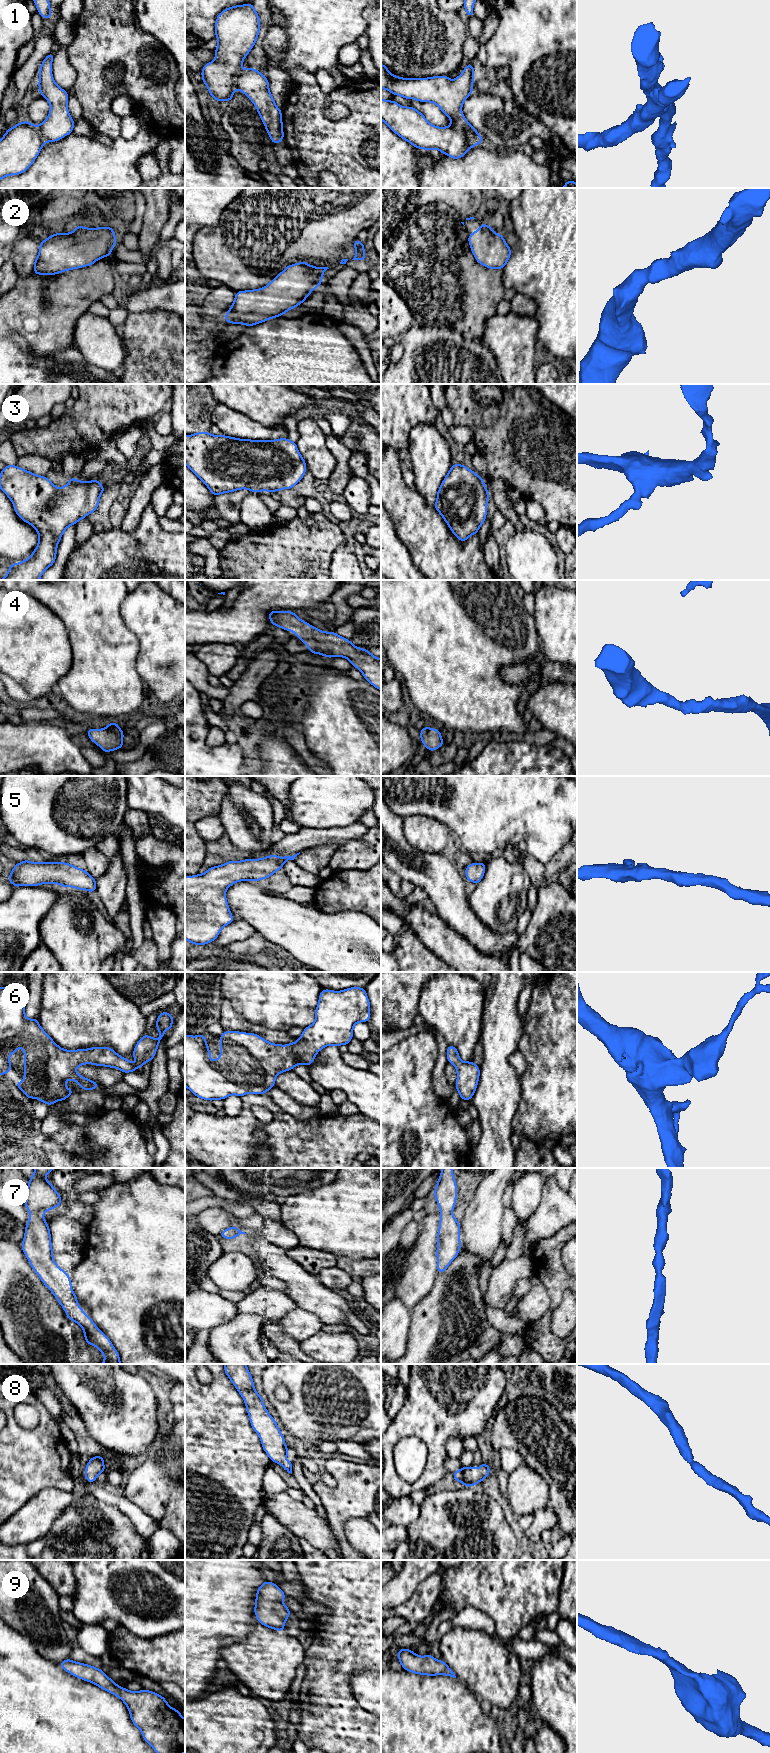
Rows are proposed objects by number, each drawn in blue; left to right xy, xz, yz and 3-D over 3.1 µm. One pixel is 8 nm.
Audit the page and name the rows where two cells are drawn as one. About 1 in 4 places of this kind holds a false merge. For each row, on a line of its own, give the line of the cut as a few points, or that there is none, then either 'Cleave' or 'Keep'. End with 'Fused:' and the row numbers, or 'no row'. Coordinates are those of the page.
1: Split along yz (450, 125), (461, 129), (469, 136), (480, 137). Cleave
2: No split. Keep
3: No split. Keep
4: No split. Keep
5: No split. Keep
6: No split. Keep
7: No split. Keep
8: No split. Keep
9: No split. Keep
Fused: 1

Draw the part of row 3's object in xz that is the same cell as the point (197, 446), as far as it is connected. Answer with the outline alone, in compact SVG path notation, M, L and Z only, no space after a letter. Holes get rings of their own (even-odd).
M198 432L185 436L185 464L214 495L239 489L277 492L293 488L305 475L307 466L296 442L288 438L250 440Z

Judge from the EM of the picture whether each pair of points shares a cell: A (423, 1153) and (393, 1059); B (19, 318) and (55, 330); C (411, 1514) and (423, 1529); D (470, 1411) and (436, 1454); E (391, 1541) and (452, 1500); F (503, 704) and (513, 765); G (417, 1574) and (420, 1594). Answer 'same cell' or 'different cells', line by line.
A: same cell
B: same cell
C: different cells
D: same cell
E: different cells
F: different cells
G: different cells

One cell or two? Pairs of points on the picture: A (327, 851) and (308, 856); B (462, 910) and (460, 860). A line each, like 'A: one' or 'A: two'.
A: one
B: two

